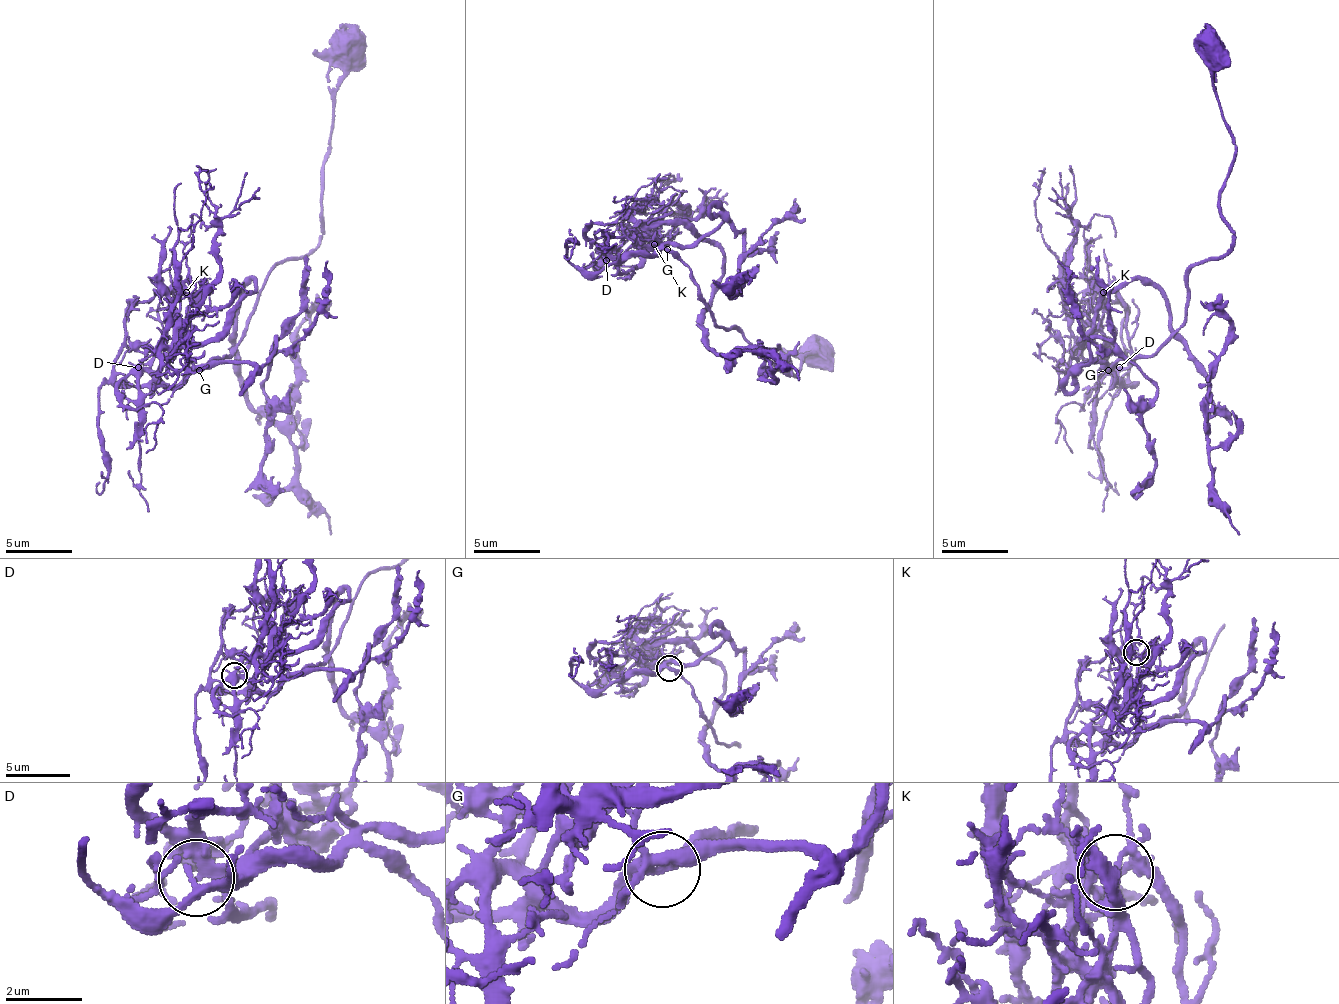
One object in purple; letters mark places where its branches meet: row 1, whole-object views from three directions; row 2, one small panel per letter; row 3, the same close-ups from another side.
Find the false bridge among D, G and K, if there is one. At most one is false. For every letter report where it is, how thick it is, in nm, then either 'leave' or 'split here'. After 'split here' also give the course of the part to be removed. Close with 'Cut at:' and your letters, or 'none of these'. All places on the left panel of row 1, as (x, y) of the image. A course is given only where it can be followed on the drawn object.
D: (138, 367) | 260 nm | leave
G: (199, 370) | 260 nm | leave
K: (186, 292) | 220 nm | split here | (185, 291), (178, 338), (208, 341), (251, 281), (235, 374), (271, 421), (288, 414), (298, 324), (331, 301)
Cut at: K

